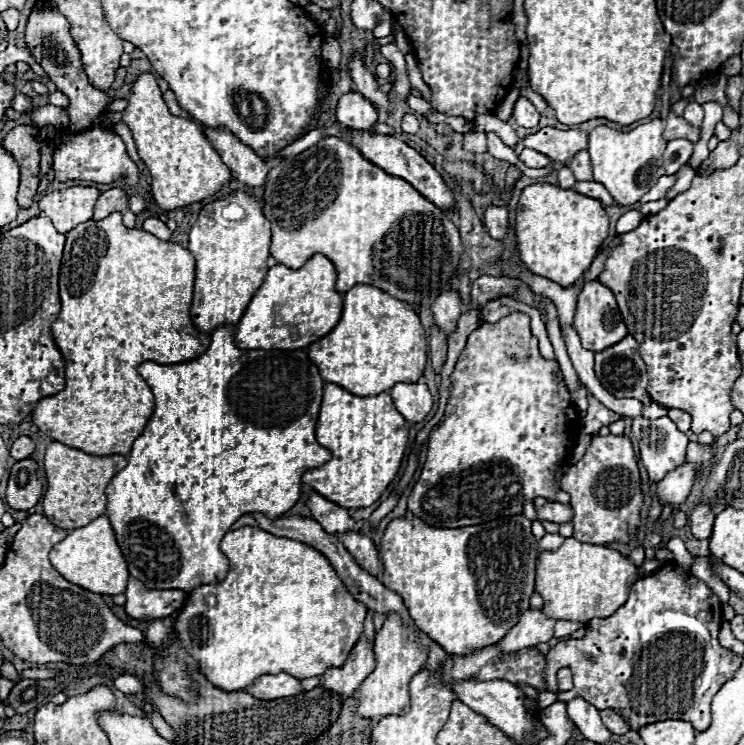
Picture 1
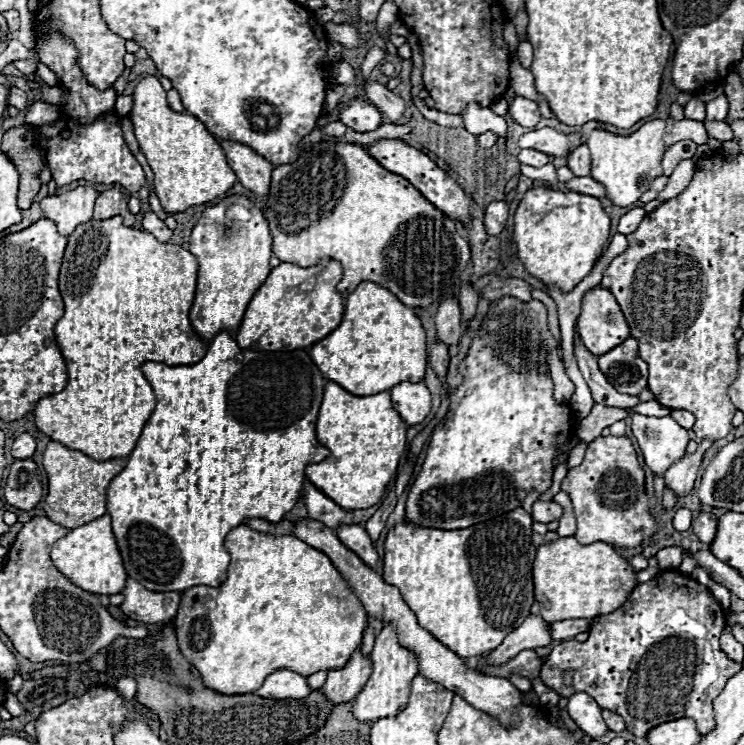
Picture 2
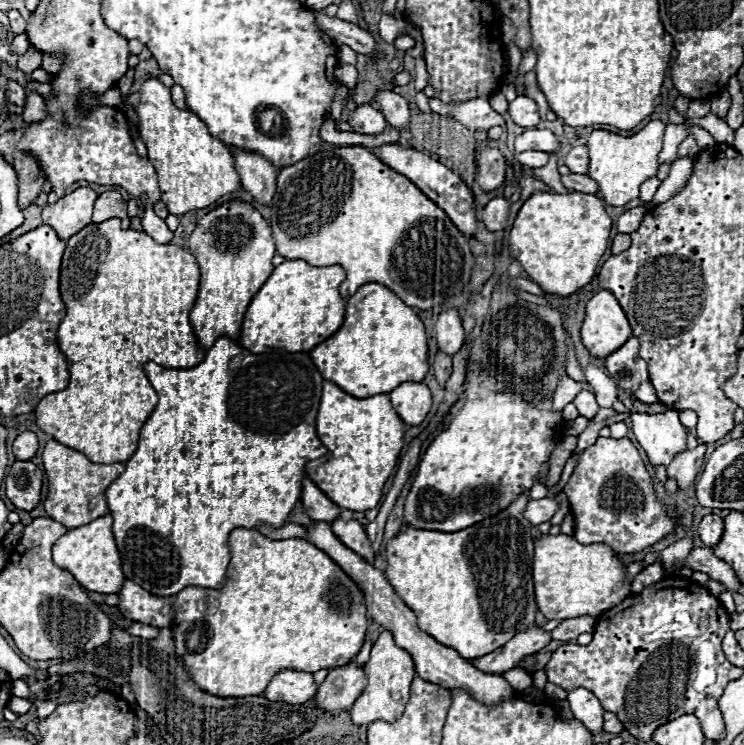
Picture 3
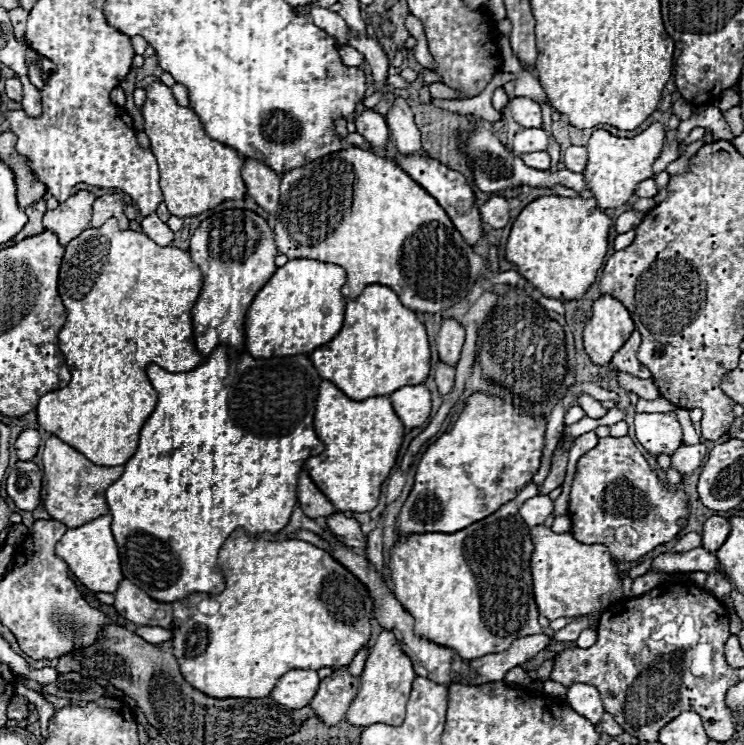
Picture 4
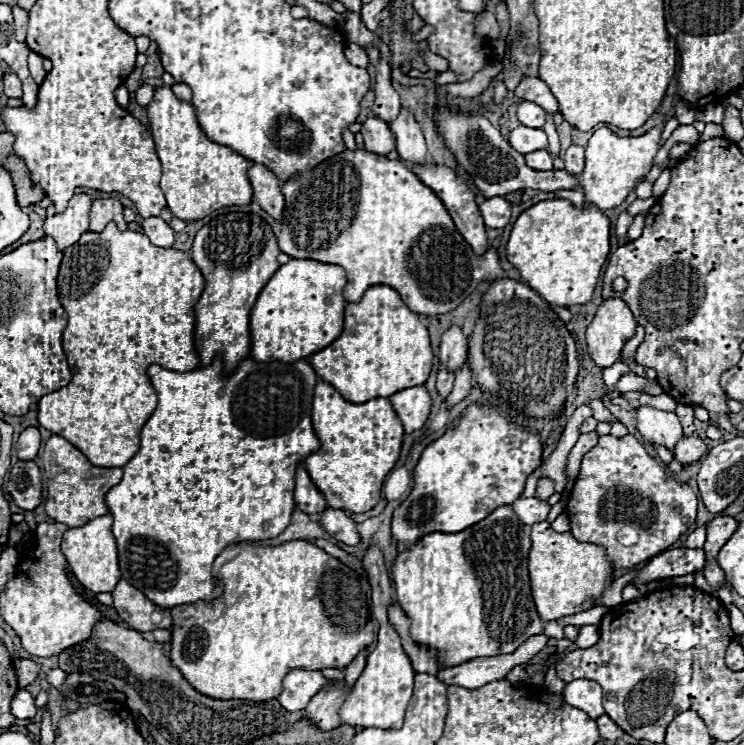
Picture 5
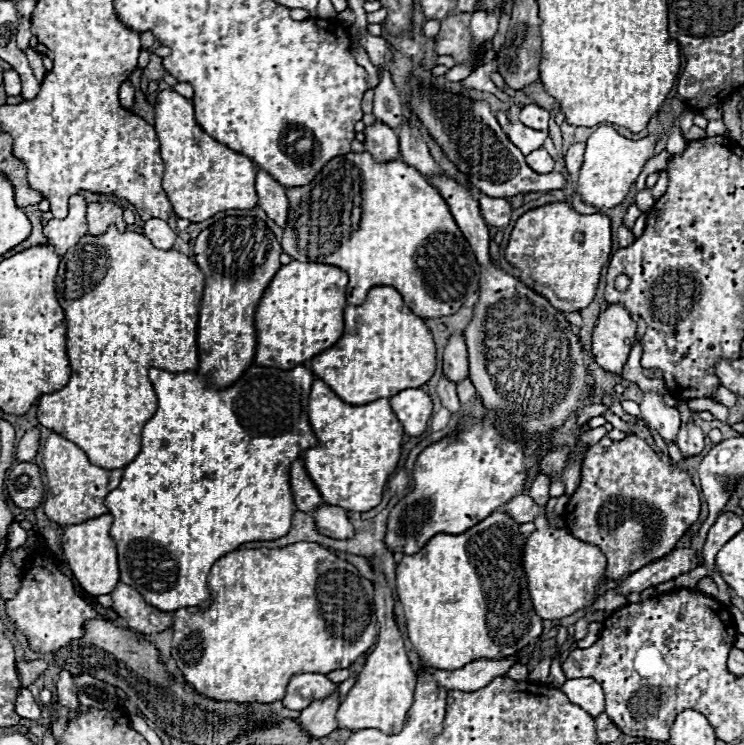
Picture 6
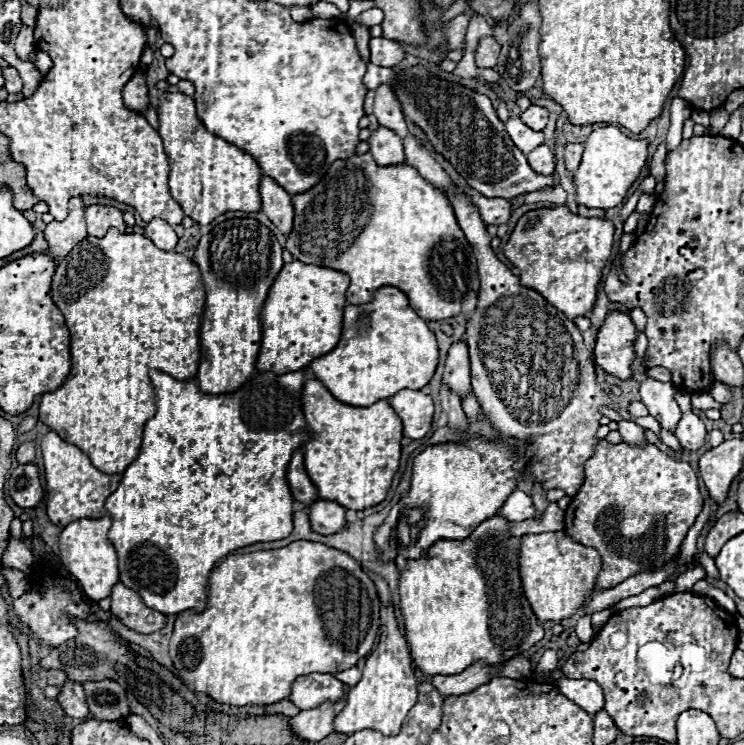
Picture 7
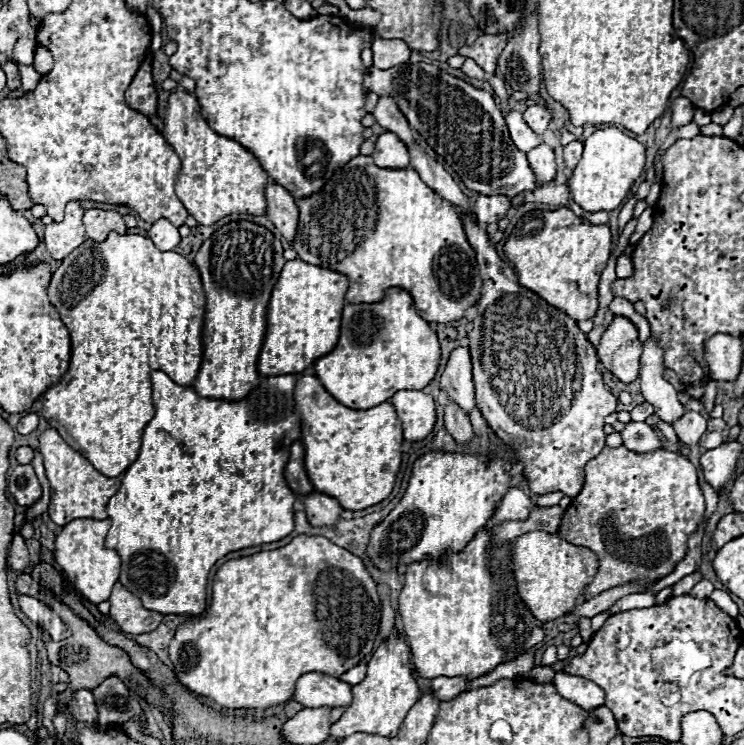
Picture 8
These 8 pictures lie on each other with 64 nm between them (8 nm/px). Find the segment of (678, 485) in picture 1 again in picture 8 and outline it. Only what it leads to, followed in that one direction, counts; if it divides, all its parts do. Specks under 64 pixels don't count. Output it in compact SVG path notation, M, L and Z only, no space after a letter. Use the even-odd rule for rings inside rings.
M684 412L682 418L672 422L672 428L676 430L680 442L694 446L706 432L706 418L700 412Z

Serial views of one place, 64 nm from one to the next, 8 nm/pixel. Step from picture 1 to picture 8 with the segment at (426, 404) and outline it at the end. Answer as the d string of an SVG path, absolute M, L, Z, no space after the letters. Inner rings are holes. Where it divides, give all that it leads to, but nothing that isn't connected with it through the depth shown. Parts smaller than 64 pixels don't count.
M400 390L390 398L404 428L404 440L424 440L436 424L436 404L422 390Z

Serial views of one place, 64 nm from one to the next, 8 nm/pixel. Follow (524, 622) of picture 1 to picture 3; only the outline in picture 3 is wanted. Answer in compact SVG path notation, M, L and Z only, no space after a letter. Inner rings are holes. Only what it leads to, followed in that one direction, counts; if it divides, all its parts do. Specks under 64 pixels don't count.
M532 626L520 634L516 634L504 648L490 652L486 656L480 656L476 660L476 668L484 674L504 674L518 666L524 656L540 652L544 646L550 644L550 632L544 632L540 626Z

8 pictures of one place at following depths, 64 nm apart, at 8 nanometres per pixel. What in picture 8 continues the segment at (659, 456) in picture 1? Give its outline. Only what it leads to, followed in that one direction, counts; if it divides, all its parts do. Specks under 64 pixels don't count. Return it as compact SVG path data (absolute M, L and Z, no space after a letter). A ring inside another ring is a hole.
M656 338L644 342L642 352L642 372L640 372L640 390L646 402L654 406L654 414L672 424L684 414L684 406L678 400L678 390L664 380L664 350Z

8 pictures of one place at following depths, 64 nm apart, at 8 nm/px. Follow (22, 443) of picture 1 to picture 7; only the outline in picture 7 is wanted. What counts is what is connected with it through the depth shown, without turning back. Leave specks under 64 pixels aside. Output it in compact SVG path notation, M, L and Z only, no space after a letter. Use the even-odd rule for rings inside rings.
M24 442L24 444L18 446L18 450L16 450L16 460L18 460L20 464L30 464L30 462L34 460L34 456L36 456L36 448L34 448L34 444L30 444L30 442Z

